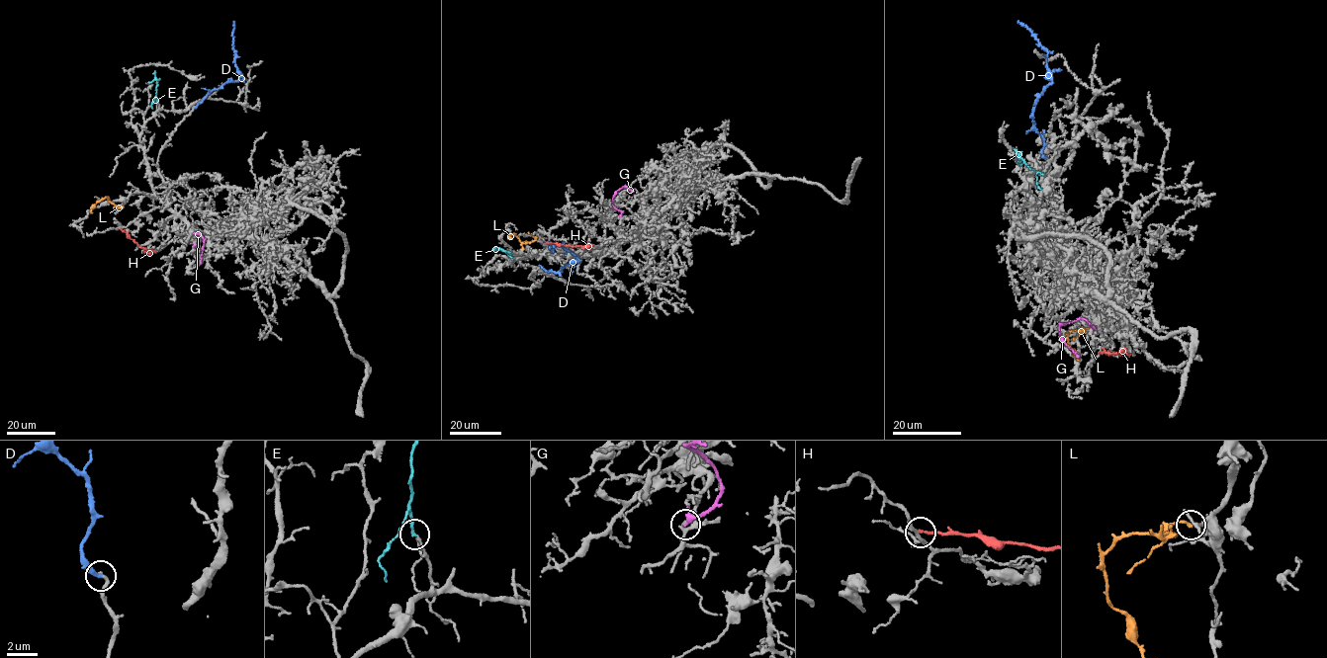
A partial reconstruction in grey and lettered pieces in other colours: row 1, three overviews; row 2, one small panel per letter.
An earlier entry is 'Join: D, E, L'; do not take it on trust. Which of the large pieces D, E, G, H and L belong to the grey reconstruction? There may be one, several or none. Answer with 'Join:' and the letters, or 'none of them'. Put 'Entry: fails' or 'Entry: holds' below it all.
Join: D, E, L
Entry: holds

